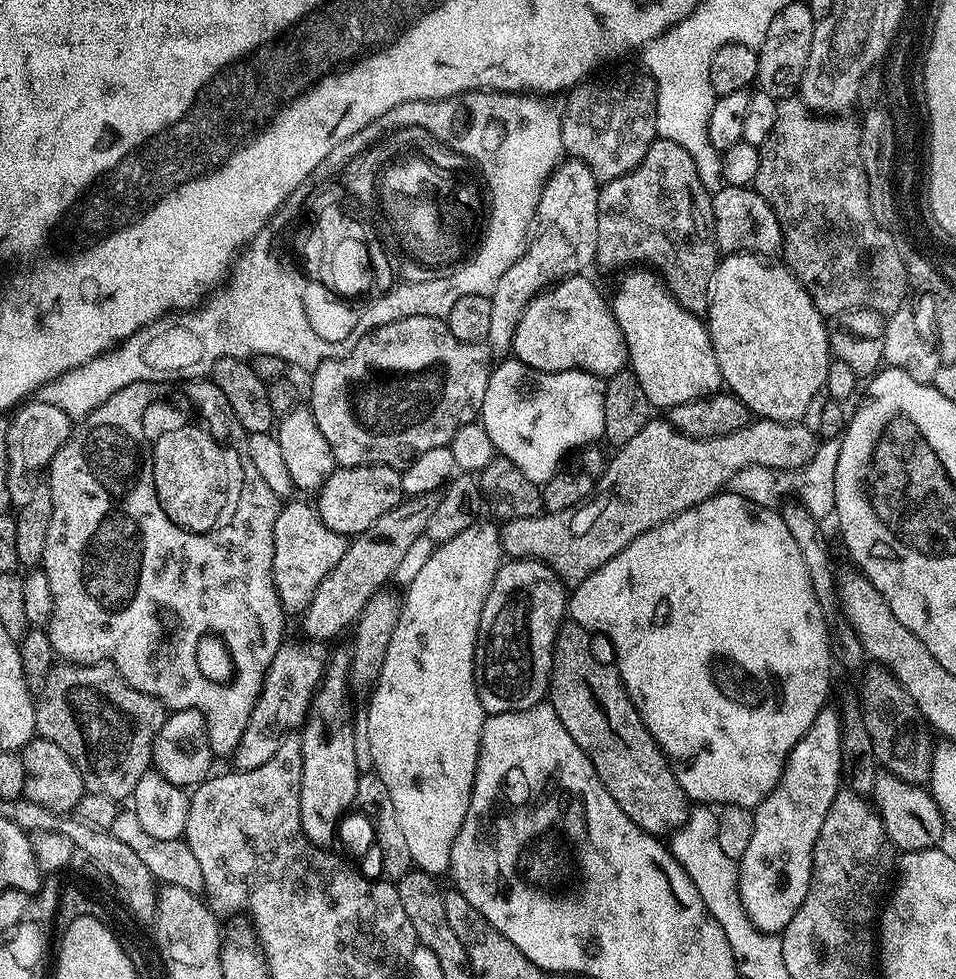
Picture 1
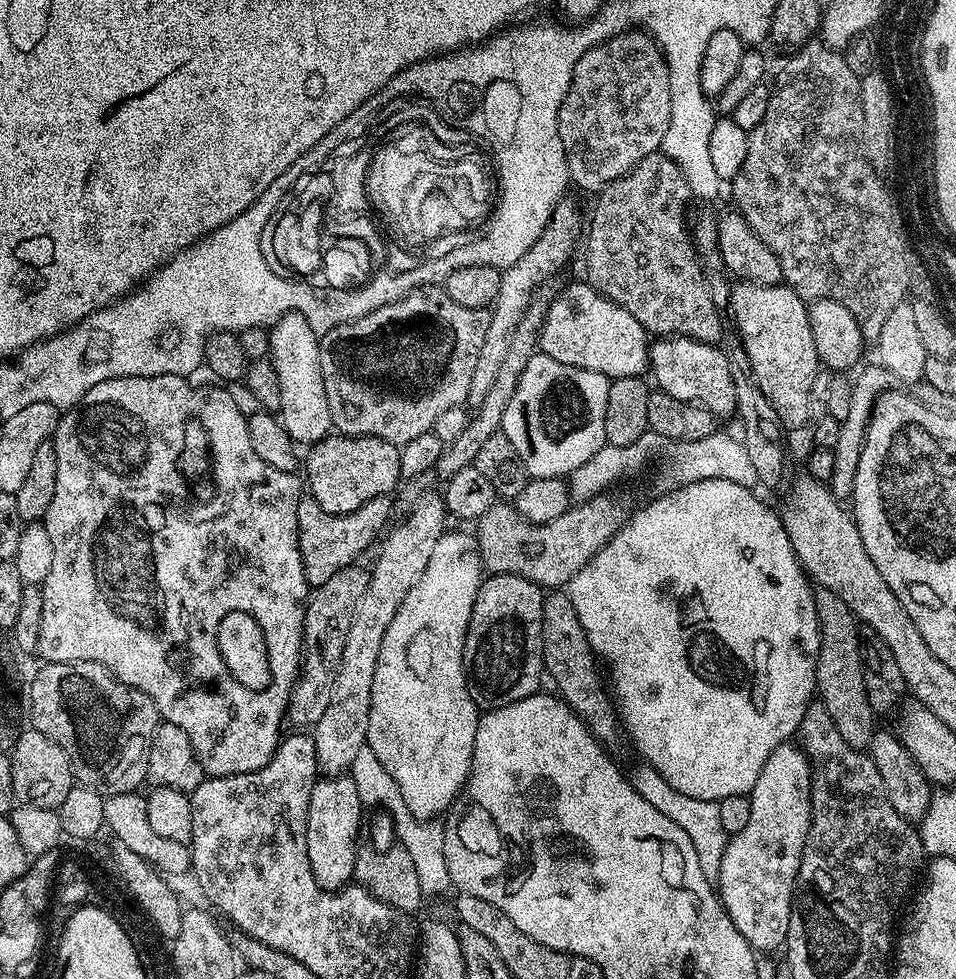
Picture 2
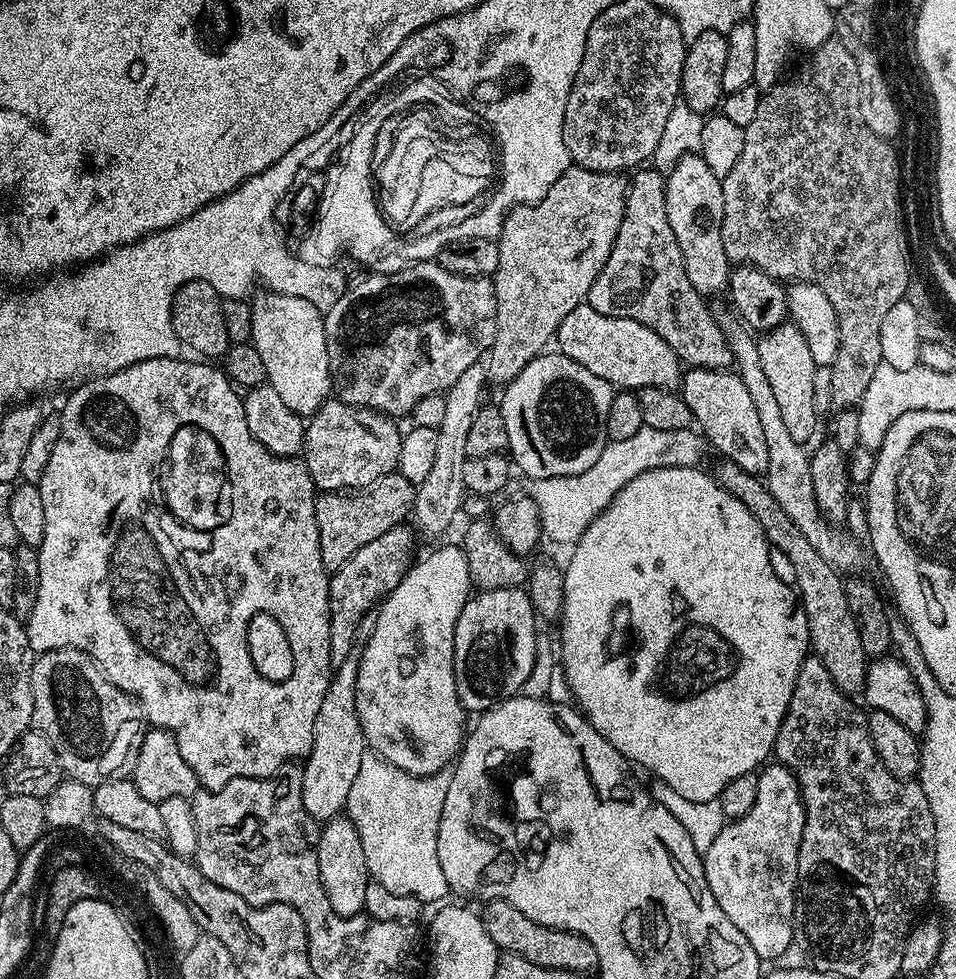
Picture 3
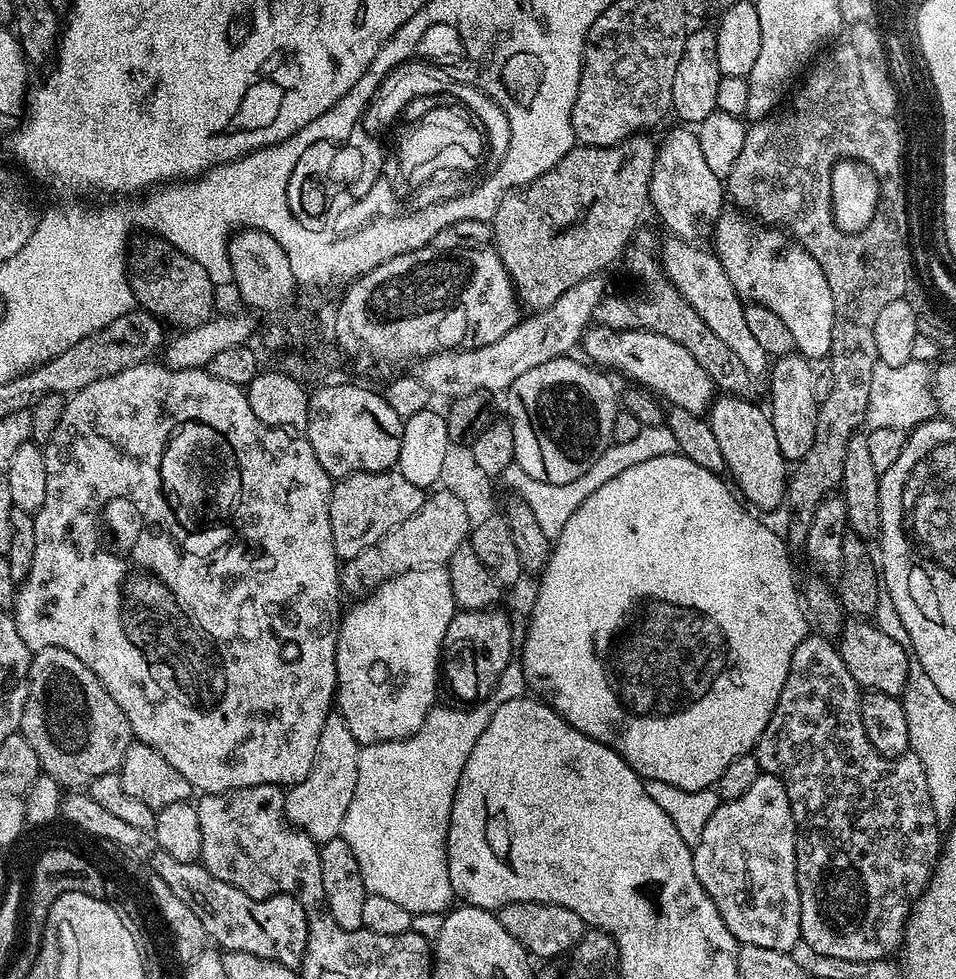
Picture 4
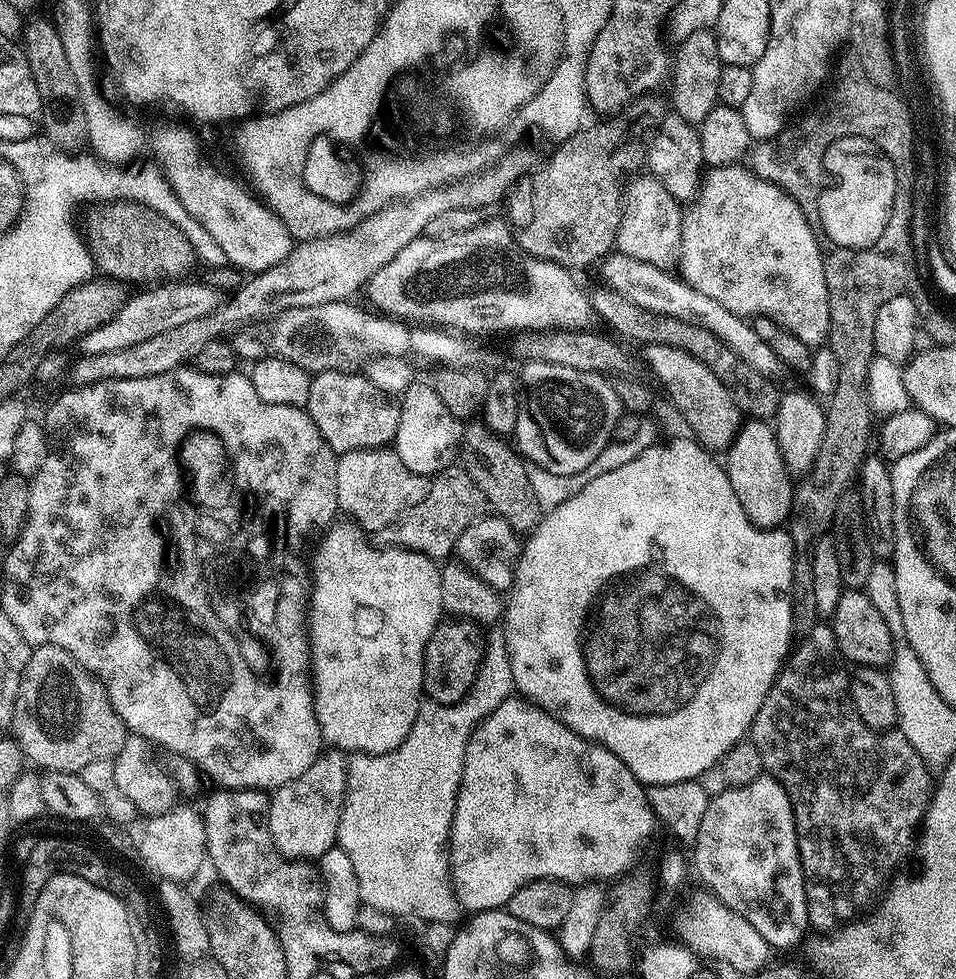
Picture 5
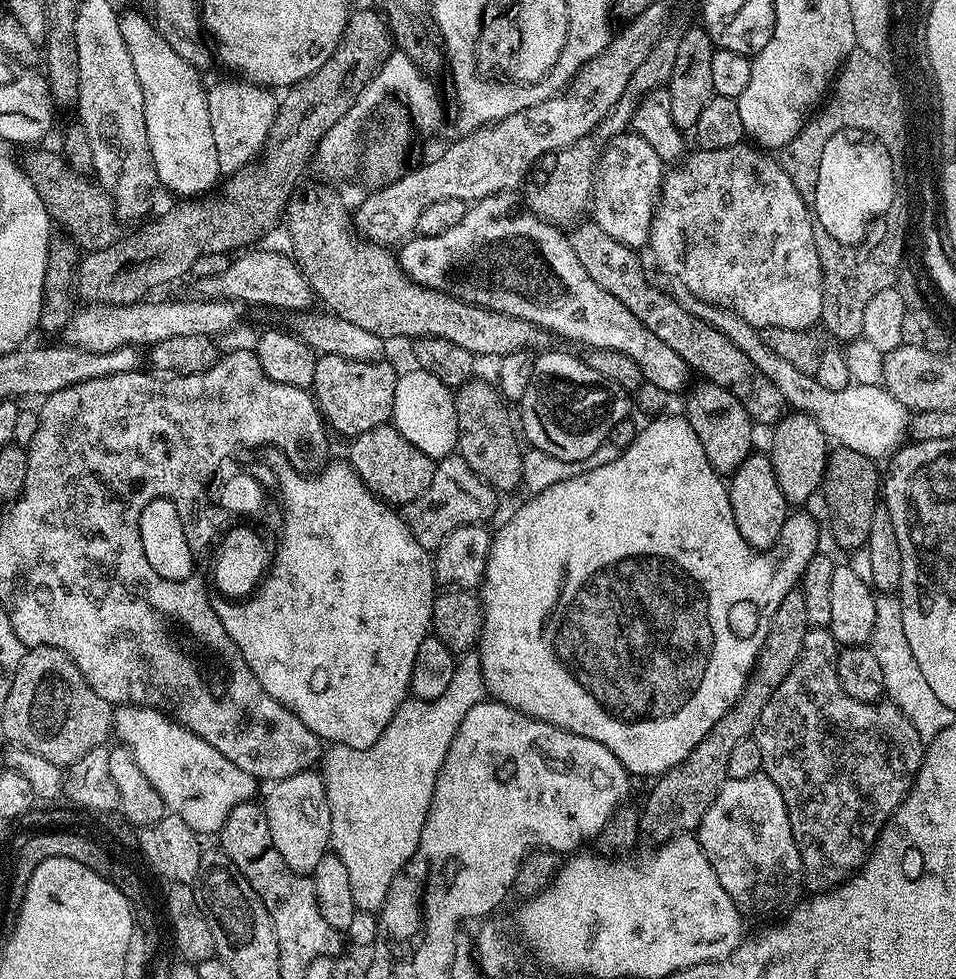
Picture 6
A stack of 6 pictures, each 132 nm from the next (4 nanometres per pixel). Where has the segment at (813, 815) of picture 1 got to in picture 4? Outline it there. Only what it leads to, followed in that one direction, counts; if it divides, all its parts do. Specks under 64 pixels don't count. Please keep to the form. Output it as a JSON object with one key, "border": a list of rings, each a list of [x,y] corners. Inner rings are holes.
{"border":[[[761,774],[742,794],[742,798],[725,800],[710,814],[710,822],[706,822],[706,830],[702,830],[702,838],[692,848],[694,874],[698,874],[698,882],[710,894],[714,906],[718,906],[718,914],[722,914],[722,922],[734,934],[741,945],[762,946],[766,950],[792,952],[800,938],[800,895],[796,881],[796,823],[790,810],[790,798],[786,794],[786,786],[777,776]]]}

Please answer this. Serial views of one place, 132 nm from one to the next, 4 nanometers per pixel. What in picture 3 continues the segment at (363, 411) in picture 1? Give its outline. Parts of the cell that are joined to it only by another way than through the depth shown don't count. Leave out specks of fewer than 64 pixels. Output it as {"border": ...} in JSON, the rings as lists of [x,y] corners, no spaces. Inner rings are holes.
{"border":[[[436,260],[418,261],[408,268],[398,270],[388,275],[371,274],[365,280],[360,280],[356,285],[345,287],[341,297],[334,302],[332,308],[323,313],[324,333],[326,334],[326,354],[328,355],[328,374],[332,378],[332,386],[335,395],[347,402],[357,404],[359,408],[372,408],[375,412],[383,412],[384,415],[400,418],[400,415],[411,413],[411,410],[419,400],[439,392],[448,391],[458,377],[475,364],[481,363],[482,357],[491,349],[494,342],[494,330],[496,329],[496,295],[491,279],[483,276],[463,276],[445,268]]]}

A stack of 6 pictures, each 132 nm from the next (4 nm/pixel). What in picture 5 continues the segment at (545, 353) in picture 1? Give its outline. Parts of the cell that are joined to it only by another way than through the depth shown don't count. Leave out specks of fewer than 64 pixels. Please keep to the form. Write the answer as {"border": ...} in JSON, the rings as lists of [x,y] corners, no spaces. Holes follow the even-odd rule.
{"border":[[[650,344],[645,352],[653,374],[660,379],[661,386],[672,395],[673,406],[688,423],[688,428],[692,431],[689,433],[709,452],[727,453],[740,433],[742,413],[726,386],[722,386],[722,382],[718,382],[718,378],[714,378],[714,374],[710,374],[710,370],[702,366],[702,362],[698,362],[698,358],[690,358],[686,350]]]}

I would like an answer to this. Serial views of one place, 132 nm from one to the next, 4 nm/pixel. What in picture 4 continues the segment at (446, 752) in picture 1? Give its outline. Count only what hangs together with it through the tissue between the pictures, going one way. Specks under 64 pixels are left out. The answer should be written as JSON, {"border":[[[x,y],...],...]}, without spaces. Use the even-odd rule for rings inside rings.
{"border":[[[437,566],[435,568],[419,568],[418,570],[414,570],[413,572],[407,572],[406,574],[402,574],[401,576],[395,576],[394,578],[390,578],[389,580],[384,581],[383,584],[376,585],[375,588],[371,589],[363,597],[365,598],[361,604],[356,604],[352,609],[345,611],[343,613],[341,622],[340,622],[340,633],[338,634],[338,642],[336,643],[336,698],[334,701],[335,707],[338,709],[338,715],[342,717],[342,719],[346,722],[346,726],[350,726],[350,734],[354,734],[354,738],[356,739],[356,743],[363,746],[366,744],[377,744],[378,742],[386,742],[387,740],[406,740],[413,736],[416,731],[422,726],[422,722],[426,722],[426,716],[430,714],[430,710],[437,703],[436,700],[436,680],[438,684],[438,677],[442,672],[442,653],[444,651],[444,639],[446,638],[446,626],[450,626],[450,622],[456,617],[457,614],[457,606],[454,602],[454,590],[450,586],[450,574],[448,573],[447,567]]]}

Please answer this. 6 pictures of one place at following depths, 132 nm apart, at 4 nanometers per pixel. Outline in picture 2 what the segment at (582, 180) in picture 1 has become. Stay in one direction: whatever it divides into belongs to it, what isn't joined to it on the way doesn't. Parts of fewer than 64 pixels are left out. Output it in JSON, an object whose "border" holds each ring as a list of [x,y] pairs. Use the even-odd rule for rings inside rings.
{"border":[[[571,198],[559,200],[554,206],[554,214],[550,214],[550,222],[546,222],[546,230],[514,262],[514,266],[503,269],[500,273],[500,285],[498,286],[498,298],[490,309],[488,325],[486,326],[486,342],[482,342],[482,351],[478,354],[478,362],[474,365],[474,375],[470,378],[470,394],[467,403],[472,406],[478,406],[482,398],[494,386],[494,378],[498,375],[498,369],[502,366],[502,360],[512,352],[512,343],[516,328],[522,322],[525,310],[528,305],[533,303],[536,291],[551,278],[555,272],[560,272],[564,264],[572,260],[572,255],[576,252],[576,239],[582,236],[582,224],[580,228],[580,208]]]}

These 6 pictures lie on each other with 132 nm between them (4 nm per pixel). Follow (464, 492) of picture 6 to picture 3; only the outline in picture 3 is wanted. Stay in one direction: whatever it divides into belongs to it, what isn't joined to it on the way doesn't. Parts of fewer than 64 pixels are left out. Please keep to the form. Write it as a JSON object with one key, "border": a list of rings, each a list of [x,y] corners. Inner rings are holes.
{"border":[[[408,526],[386,530],[382,538],[374,538],[374,542],[362,546],[362,550],[358,550],[358,554],[350,558],[350,562],[346,562],[336,572],[331,573],[328,601],[330,602],[330,642],[333,657],[345,658],[353,653],[356,627],[363,622],[364,615],[368,611],[371,613],[384,597],[389,596],[398,586],[398,582],[402,582],[408,569],[412,567],[414,563],[412,551],[416,548],[416,538],[418,538],[417,533]]]}

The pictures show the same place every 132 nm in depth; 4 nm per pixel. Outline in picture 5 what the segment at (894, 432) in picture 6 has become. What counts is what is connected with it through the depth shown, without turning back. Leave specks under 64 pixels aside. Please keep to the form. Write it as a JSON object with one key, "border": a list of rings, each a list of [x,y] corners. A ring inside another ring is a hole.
{"border":[[[613,251],[605,256],[602,267],[608,271],[607,287],[618,293],[619,296],[625,296],[634,306],[654,314],[678,318],[687,324],[702,326],[702,330],[710,330],[710,334],[714,334],[714,338],[718,338],[726,346],[730,346],[730,350],[734,354],[738,354],[738,358],[742,358],[742,362],[746,362],[746,366],[758,370],[758,374],[776,378],[779,372],[785,371],[784,363],[780,361],[778,354],[774,354],[774,350],[770,350],[770,346],[766,346],[766,342],[762,342],[756,327],[745,317],[726,310],[726,306],[722,306],[722,302],[714,302],[714,298],[709,298],[706,294],[694,290],[694,286],[690,286],[683,278],[673,274],[669,269],[650,266],[650,262],[638,262],[638,258],[630,258],[618,251]]]}

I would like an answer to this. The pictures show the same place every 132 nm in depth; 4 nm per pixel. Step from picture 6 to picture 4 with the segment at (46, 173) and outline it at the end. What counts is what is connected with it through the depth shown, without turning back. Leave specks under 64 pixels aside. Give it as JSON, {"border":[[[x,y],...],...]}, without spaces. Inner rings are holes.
{"border":[[[148,234],[143,238],[145,240],[131,245],[126,256],[128,281],[136,295],[136,304],[143,311],[160,317],[167,325],[173,324],[176,330],[193,328],[211,320],[214,315],[215,290],[210,274],[206,274],[206,270],[202,270],[194,258],[182,254],[159,236]]]}

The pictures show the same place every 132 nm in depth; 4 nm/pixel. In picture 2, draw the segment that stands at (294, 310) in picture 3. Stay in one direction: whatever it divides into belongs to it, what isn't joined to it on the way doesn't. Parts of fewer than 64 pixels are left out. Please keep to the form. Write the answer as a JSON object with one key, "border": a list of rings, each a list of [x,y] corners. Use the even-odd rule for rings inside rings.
{"border":[[[287,312],[282,319],[271,325],[268,338],[268,356],[278,374],[278,390],[282,394],[278,419],[284,425],[286,434],[290,434],[297,445],[314,445],[326,439],[333,431],[326,402],[326,386],[322,382],[318,334],[302,314]]]}

